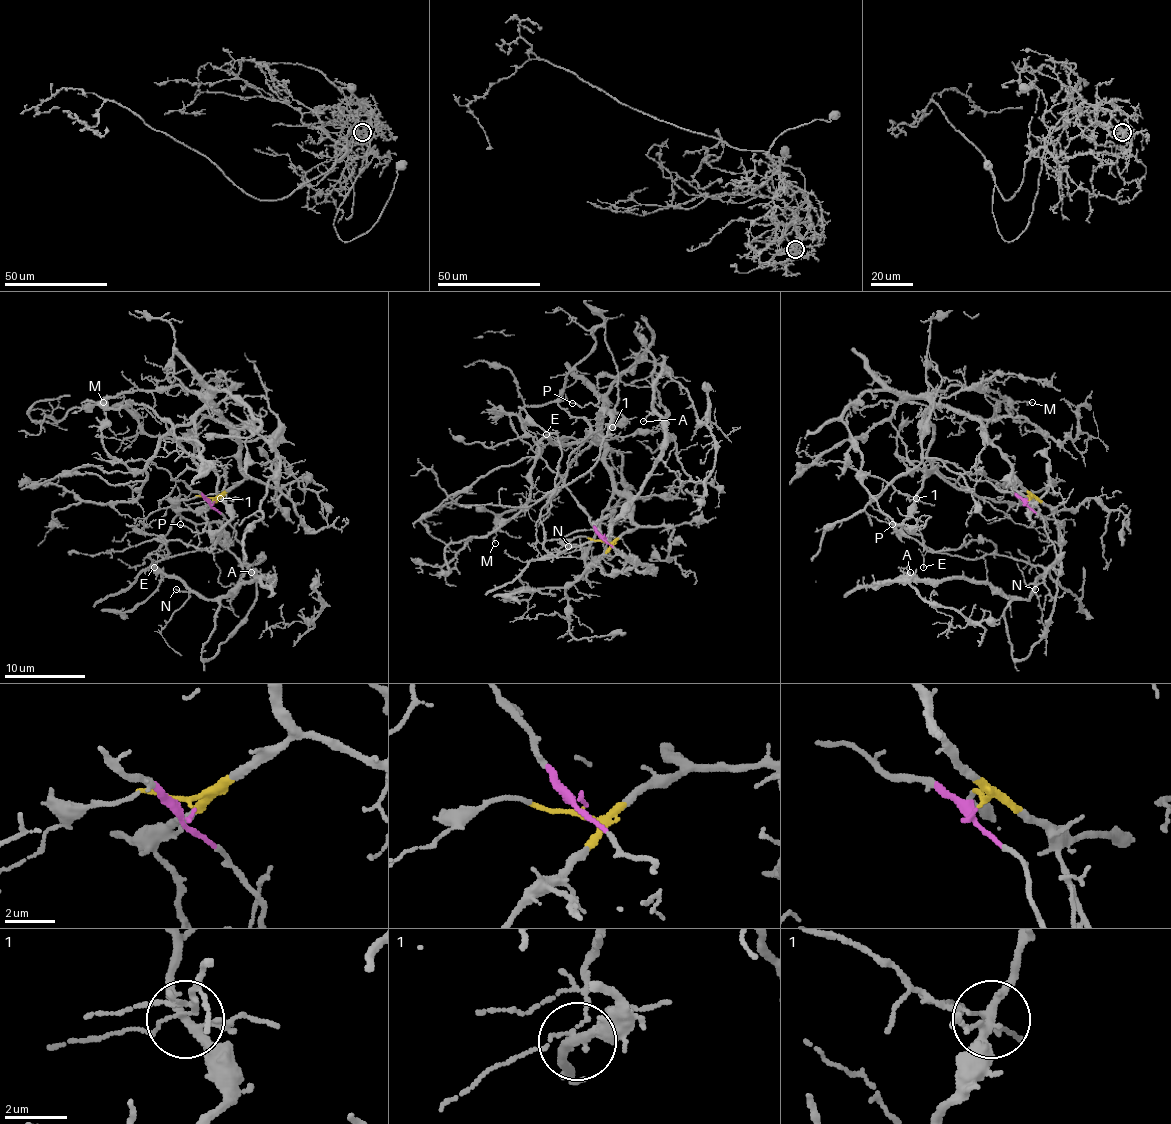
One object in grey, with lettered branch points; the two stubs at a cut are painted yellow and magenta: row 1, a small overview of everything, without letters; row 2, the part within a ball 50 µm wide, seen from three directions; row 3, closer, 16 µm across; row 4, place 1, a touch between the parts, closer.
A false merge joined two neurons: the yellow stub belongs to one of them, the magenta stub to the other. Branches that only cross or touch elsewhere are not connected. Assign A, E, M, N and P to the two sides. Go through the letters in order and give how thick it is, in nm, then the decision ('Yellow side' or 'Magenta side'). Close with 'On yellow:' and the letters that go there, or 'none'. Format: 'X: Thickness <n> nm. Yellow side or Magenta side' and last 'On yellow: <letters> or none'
A: Thickness 130 nm. Magenta side
E: Thickness 110 nm. Magenta side
M: Thickness 120 nm. Yellow side
N: Thickness 90 nm. Magenta side
P: Thickness 120 nm. Yellow side
On yellow: M, P

